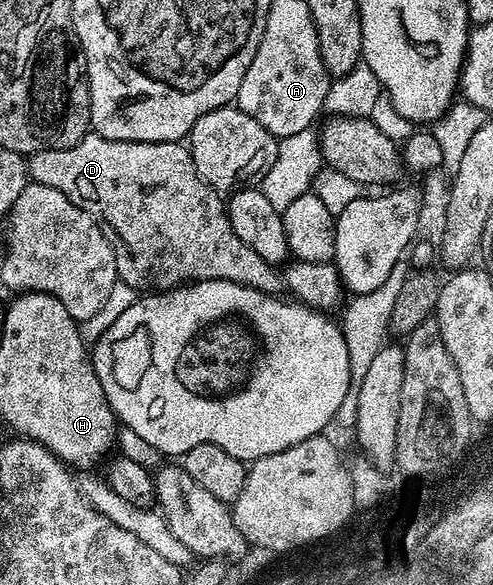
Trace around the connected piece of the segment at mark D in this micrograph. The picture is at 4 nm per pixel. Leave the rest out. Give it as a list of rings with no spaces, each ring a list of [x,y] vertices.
[[[90,132],[71,148],[28,155],[27,165],[32,181],[63,192],[71,204],[83,208],[83,212],[100,220],[110,231],[117,230],[129,253],[129,258],[121,256],[117,259],[119,278],[132,290],[164,292],[182,284],[223,280],[237,282],[240,286],[254,286],[265,294],[282,293],[282,275],[278,271],[276,274],[270,263],[251,252],[251,248],[235,236],[226,199],[197,175],[188,145],[181,142],[120,142]]]

